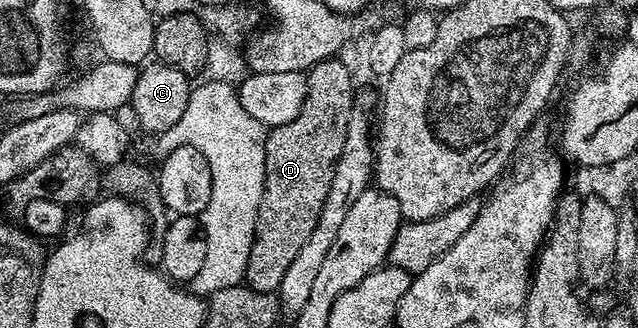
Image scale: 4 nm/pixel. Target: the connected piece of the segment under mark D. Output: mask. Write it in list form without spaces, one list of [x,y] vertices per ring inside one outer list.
[[[341,57],[325,58],[318,62],[306,74],[307,95],[296,120],[288,124],[280,124],[266,135],[266,175],[264,176],[264,196],[260,200],[260,208],[256,216],[254,243],[248,256],[245,285],[261,294],[274,294],[280,288],[280,280],[284,280],[284,272],[288,272],[292,260],[296,260],[300,248],[304,248],[304,240],[312,236],[312,228],[316,228],[320,208],[324,208],[324,200],[328,196],[328,188],[332,184],[332,176],[336,164],[340,160],[340,152],[344,148],[344,140],[348,136],[348,120],[350,113],[356,109],[356,89],[350,70],[341,62]]]

